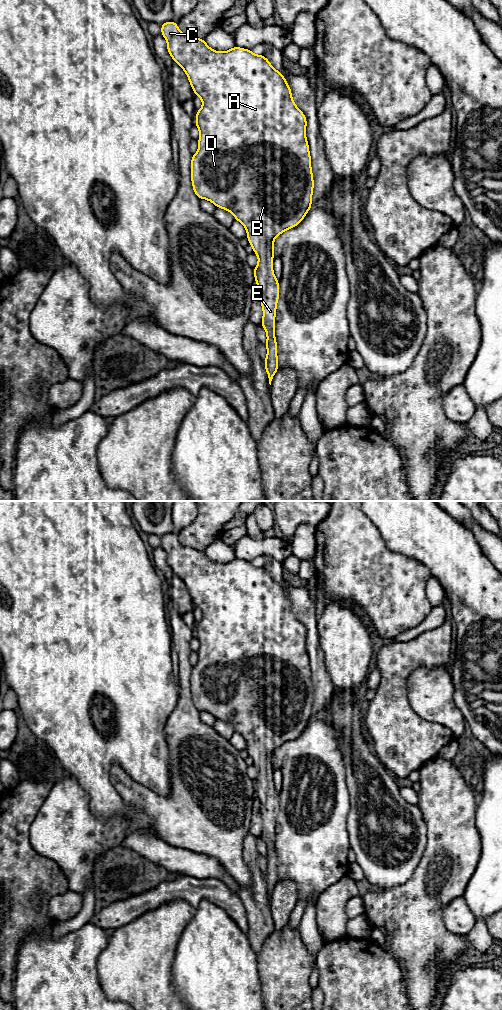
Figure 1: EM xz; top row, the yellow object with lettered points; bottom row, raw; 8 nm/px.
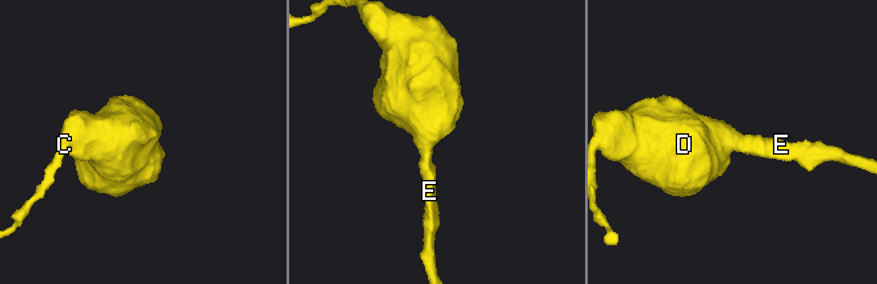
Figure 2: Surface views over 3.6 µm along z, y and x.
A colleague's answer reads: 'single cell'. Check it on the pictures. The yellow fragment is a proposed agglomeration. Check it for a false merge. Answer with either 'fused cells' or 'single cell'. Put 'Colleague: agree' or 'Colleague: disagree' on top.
Colleague: agree
single cell

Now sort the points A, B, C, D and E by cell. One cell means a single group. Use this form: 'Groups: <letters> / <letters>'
Groups: A B C D E

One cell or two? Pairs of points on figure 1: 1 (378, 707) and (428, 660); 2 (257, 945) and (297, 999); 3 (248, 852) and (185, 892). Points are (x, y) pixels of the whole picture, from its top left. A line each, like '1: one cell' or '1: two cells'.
1: one cell
2: two cells
3: two cells

